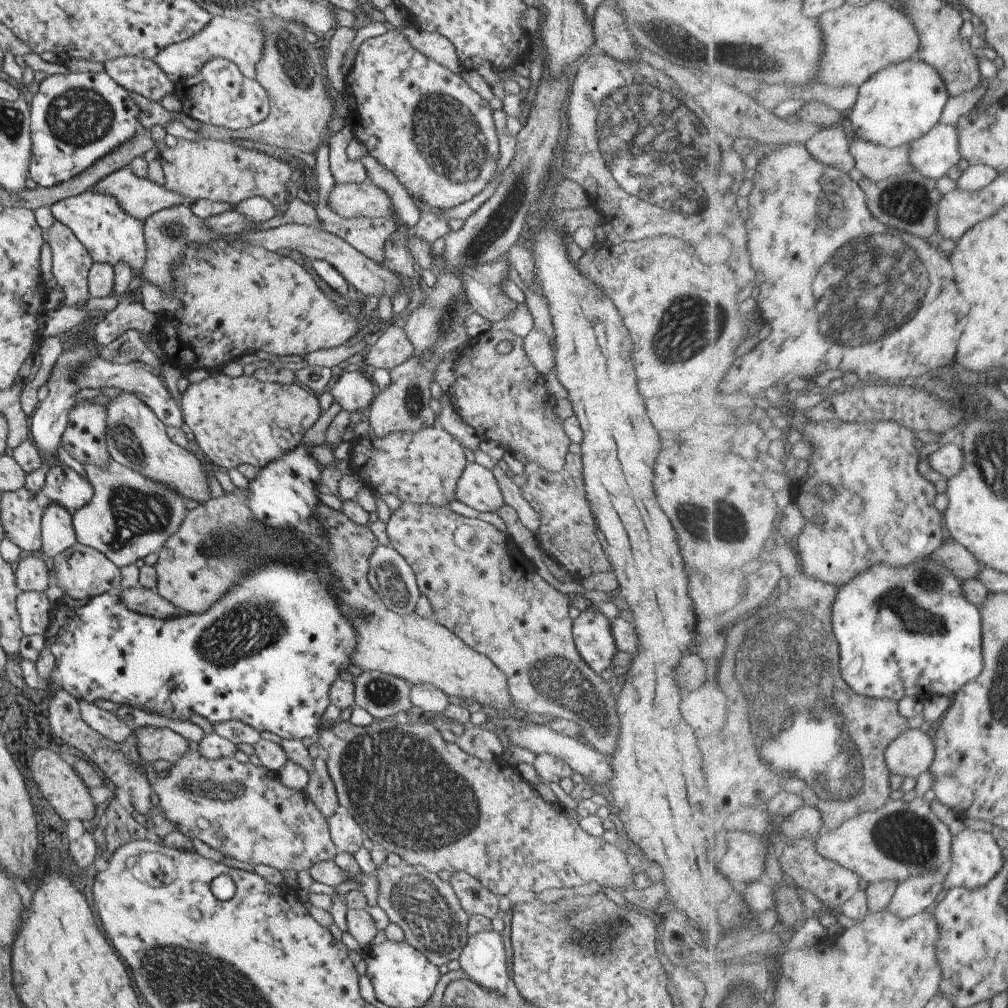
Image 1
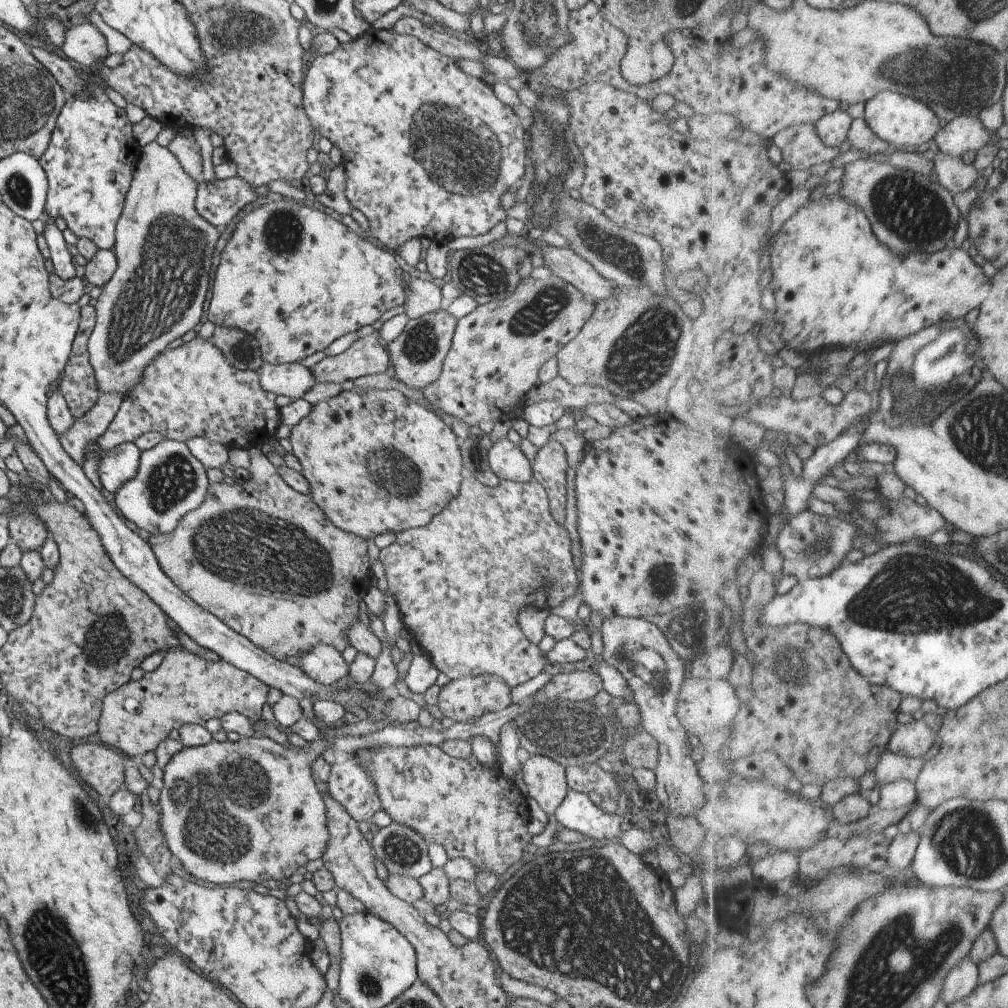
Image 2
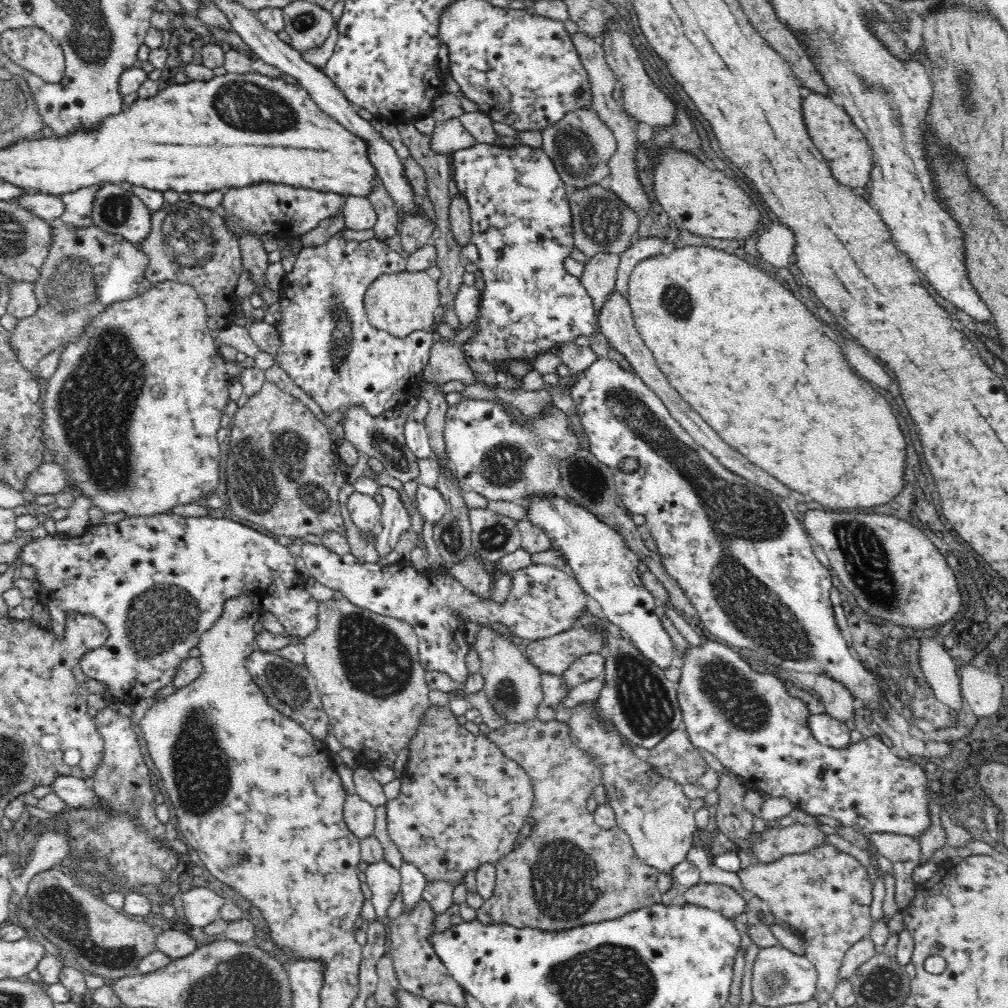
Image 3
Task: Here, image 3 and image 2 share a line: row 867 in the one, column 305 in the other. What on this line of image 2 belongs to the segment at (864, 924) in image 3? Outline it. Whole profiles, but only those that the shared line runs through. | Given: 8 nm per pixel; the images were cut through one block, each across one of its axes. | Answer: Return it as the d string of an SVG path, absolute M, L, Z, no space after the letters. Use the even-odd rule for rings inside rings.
M370 717L356 723L349 722L346 725L338 723L332 728L325 726L323 722L317 721L316 727L323 732L323 738L321 738L321 740L307 741L307 746L302 748L292 745L283 748L283 744L277 744L277 742L273 742L270 738L267 738L267 736L262 735L253 735L247 738L240 737L239 740L235 742L227 740L217 742L212 740L203 746L182 747L179 752L171 756L169 762L162 768L162 788L159 790L159 830L163 833L164 841L166 842L167 848L169 848L169 852L179 861L179 866L183 868L184 872L199 879L199 884L224 886L226 884L239 884L241 880L260 882L268 878L289 878L300 866L305 866L305 864L311 860L319 860L320 856L325 852L325 848L327 848L329 832L327 832L326 826L325 804L323 804L323 798L321 794L317 792L317 788L313 782L313 778L315 777L313 772L311 772L313 760L321 756L324 750L332 748L329 740L333 740L333 738L340 736L360 737L365 734L371 734L371 732L376 732L377 730L380 731L384 726L385 724L381 721L376 721Z

